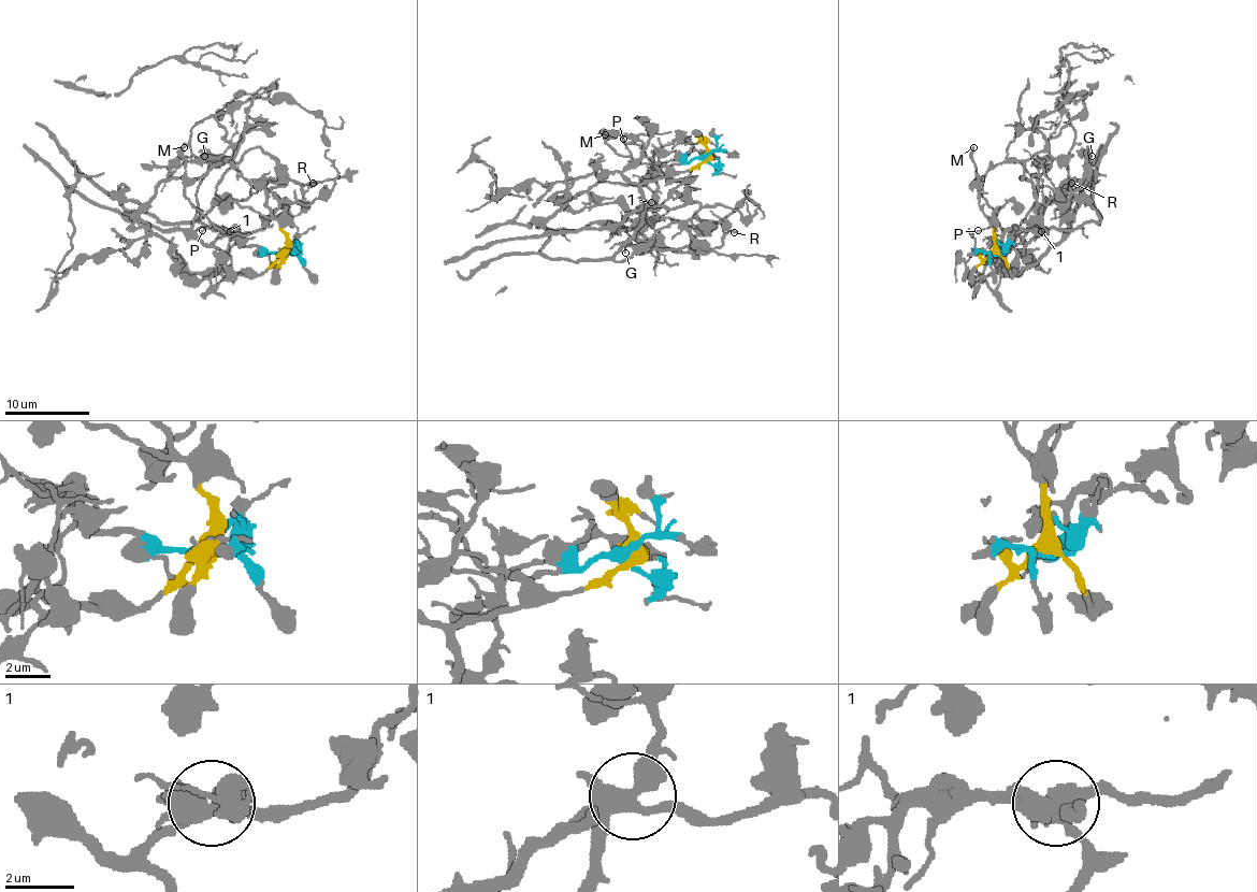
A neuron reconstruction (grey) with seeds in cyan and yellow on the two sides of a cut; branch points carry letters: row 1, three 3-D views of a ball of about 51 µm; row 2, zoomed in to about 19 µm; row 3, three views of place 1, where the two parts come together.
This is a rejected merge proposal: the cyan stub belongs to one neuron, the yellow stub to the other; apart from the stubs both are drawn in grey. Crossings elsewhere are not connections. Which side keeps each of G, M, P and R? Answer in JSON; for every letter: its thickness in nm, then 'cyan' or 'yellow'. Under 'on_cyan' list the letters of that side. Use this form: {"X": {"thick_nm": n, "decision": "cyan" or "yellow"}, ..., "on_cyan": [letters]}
{"G": {"thick_nm": 150, "decision": "cyan"}, "M": {"thick_nm": 360, "decision": "cyan"}, "P": {"thick_nm": 130, "decision": "cyan"}, "R": {"thick_nm": 200, "decision": "cyan"}, "on_cyan": ["G", "M", "P", "R"]}

